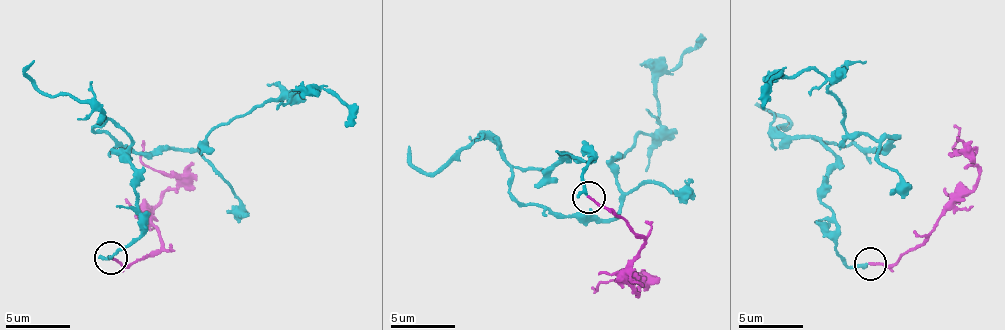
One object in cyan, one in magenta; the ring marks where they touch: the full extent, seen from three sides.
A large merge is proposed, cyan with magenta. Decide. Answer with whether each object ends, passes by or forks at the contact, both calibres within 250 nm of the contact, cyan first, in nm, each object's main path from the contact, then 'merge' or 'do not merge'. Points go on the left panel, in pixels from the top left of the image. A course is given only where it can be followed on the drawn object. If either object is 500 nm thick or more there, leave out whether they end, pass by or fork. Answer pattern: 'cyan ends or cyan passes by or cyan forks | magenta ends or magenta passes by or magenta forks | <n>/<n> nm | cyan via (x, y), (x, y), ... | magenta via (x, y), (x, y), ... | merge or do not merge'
cyan ends | magenta ends | 280/200 nm | cyan via (111, 258), (140, 236), (135, 170), (129, 139), (92, 125), (131, 152), (198, 150), (303, 86), (346, 126) | magenta via (109, 258), (131, 266), (160, 248), (160, 238), (148, 215), (176, 181), (139, 160), (143, 140) | merge

